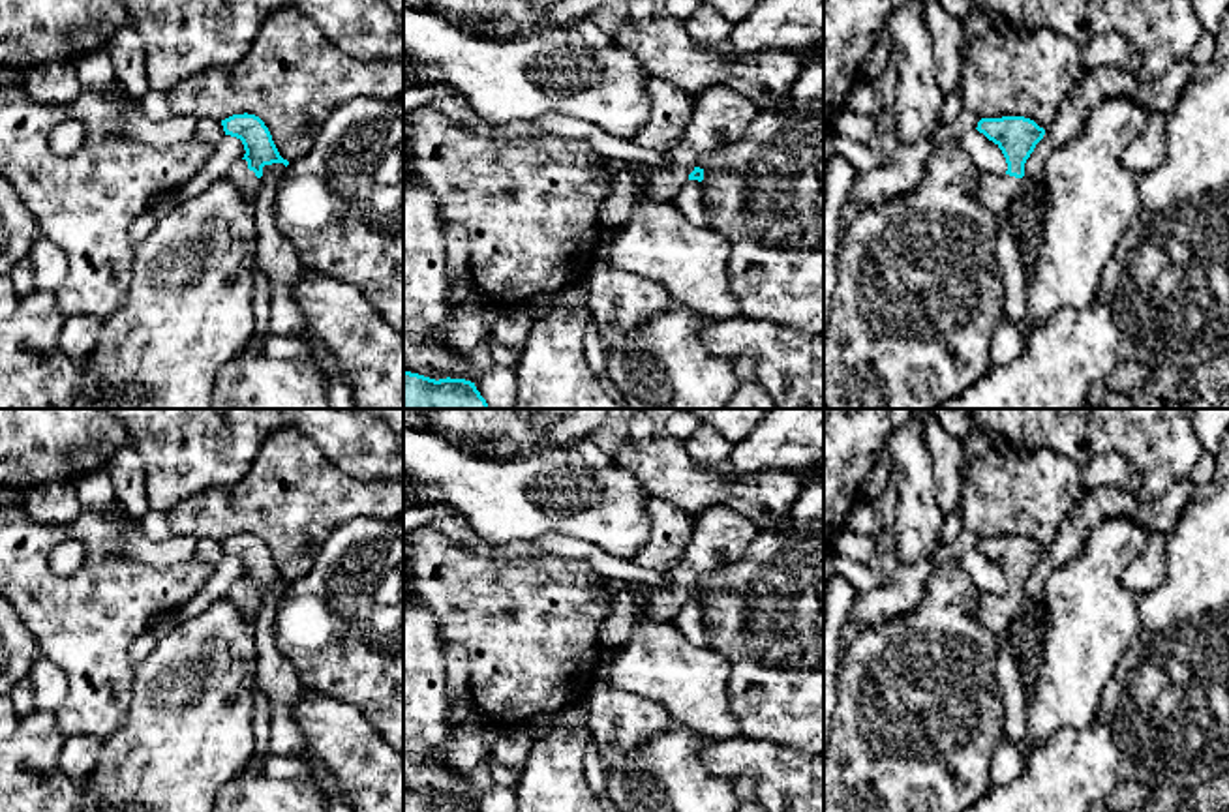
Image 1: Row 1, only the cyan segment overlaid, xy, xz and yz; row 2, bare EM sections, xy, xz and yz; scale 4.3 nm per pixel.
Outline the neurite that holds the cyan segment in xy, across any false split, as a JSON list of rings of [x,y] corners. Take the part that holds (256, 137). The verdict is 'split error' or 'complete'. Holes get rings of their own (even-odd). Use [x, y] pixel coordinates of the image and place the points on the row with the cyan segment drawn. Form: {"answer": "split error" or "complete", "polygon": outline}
{"answer": "split error", "polygon": [[[233,114],[221,120],[225,135],[236,137],[244,144],[244,158],[231,165],[229,178],[240,193],[253,203],[261,189],[263,167],[272,163],[289,165],[272,141],[265,122],[255,114]]]}

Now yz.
{"answer": "split error", "polygon": [[[1024,116],[981,118],[976,128],[1004,154],[1004,174],[979,173],[976,197],[993,214],[1006,214],[1009,204],[1026,191],[1024,163],[1043,139],[1045,129]]]}

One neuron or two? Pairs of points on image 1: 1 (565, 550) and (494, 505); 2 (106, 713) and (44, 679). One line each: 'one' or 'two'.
1: two
2: two

